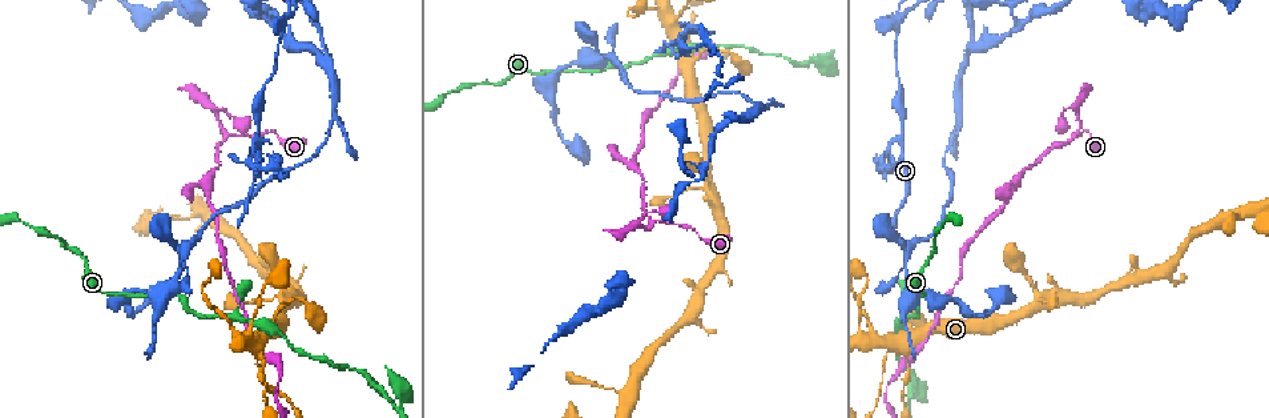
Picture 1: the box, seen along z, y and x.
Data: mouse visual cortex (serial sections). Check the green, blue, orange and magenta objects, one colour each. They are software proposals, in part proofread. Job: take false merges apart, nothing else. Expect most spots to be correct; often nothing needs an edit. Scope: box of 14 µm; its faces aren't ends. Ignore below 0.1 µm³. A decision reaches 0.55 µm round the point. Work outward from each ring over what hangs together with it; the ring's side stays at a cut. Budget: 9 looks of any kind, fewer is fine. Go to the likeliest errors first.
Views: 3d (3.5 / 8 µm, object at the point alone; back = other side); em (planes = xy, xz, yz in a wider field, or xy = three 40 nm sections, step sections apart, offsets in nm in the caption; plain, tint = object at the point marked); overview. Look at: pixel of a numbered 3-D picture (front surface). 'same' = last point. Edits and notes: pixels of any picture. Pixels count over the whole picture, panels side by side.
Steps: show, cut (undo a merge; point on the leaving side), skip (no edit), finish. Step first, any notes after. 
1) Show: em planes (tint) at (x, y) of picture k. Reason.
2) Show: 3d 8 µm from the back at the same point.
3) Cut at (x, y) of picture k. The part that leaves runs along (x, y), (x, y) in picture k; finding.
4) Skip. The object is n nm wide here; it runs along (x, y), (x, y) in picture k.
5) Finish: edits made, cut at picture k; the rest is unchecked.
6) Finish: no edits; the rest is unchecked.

Show: 3d 3.5 µm from the back at (257, 364) of picture 1.

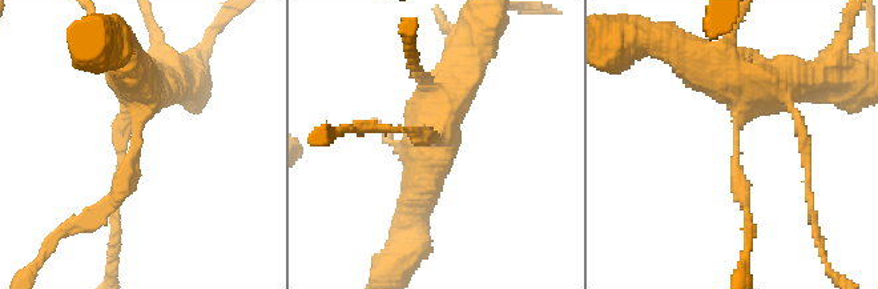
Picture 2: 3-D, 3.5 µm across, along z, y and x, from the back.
Show: em xy step 2 (tint) at (434, 138) of picture 2. The arms are 200, 500 nm wide.

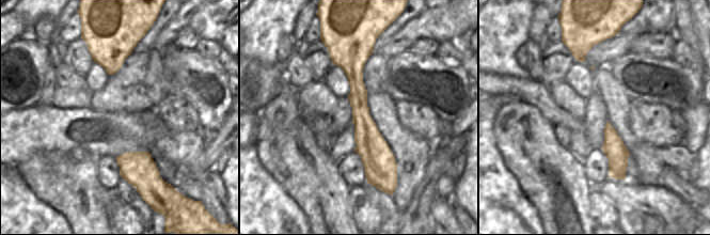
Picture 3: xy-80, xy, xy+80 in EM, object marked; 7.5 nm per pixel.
Skip. It runs along (350, 45), (377, 184) in picture 3; one cell here.

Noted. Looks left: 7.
Show: 3d 3.5 µm at (910, 404) of picture 1. Sharp bend.

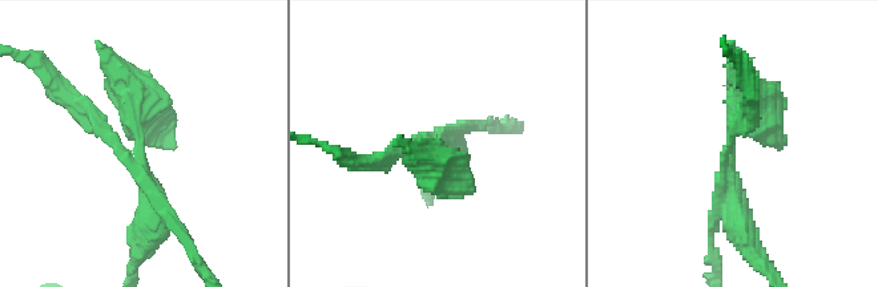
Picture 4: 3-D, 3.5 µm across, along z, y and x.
Show: em planes (tint) at (727, 149) of picture 4.

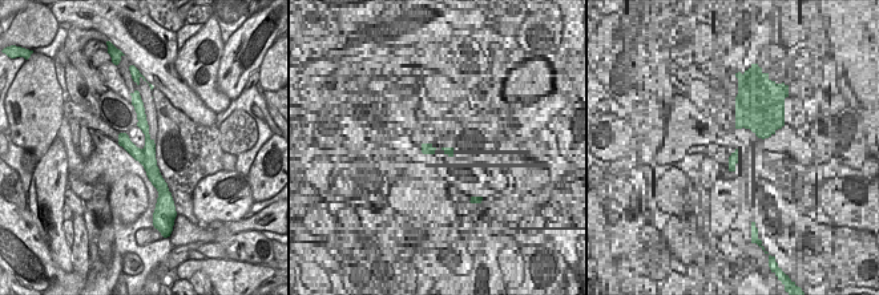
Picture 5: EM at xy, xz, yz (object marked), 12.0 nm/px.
Cut at (156, 141) of picture 4. The part that leaves runs along (139, 156), (135, 102), (176, 148) in picture 4; a second cell is stuck on.

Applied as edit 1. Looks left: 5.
Show: 3d 8 µm at (652, 220) of picture 1. Branch point.

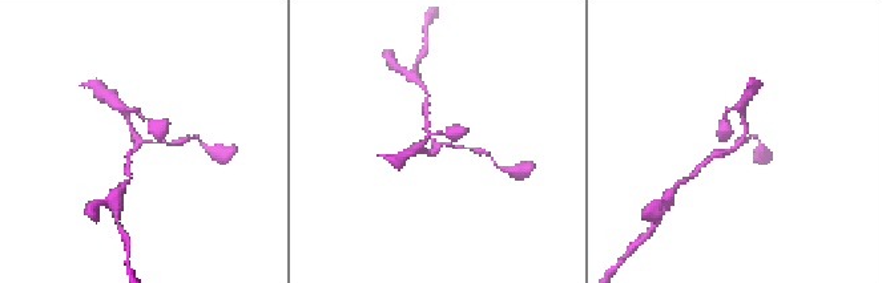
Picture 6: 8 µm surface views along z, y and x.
Show: 3d 3.5 µm from the back at (437, 146) of picture 6.

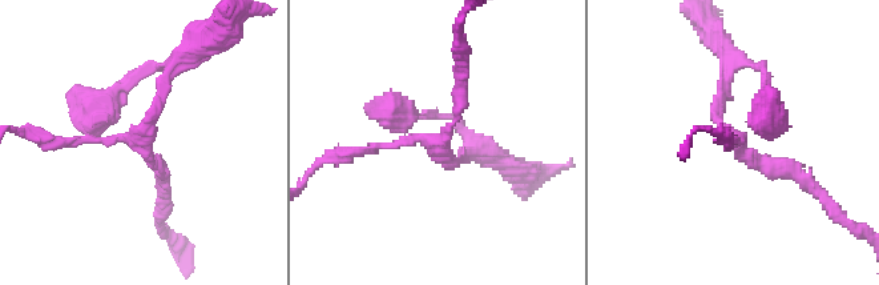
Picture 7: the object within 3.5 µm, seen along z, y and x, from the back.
Show: em xy step 2 (tint) at (134, 140) of picture 7. 3 arms meet here; the arms are 100, 150, 200 nm wide; now the EM.

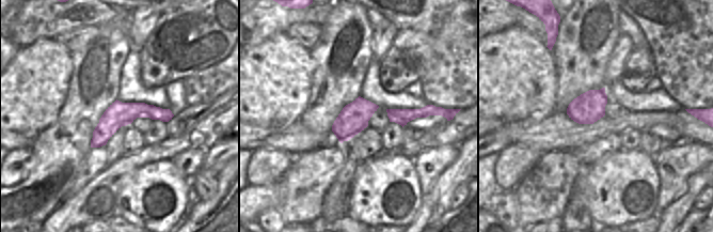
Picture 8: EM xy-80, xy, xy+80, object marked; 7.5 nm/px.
Skip. It runs along (169, 117), (128, 111), (93, 144) in picture 8; one cell here.

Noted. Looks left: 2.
Finish: edits made, cut at picture 4; the rest is unchecked.

